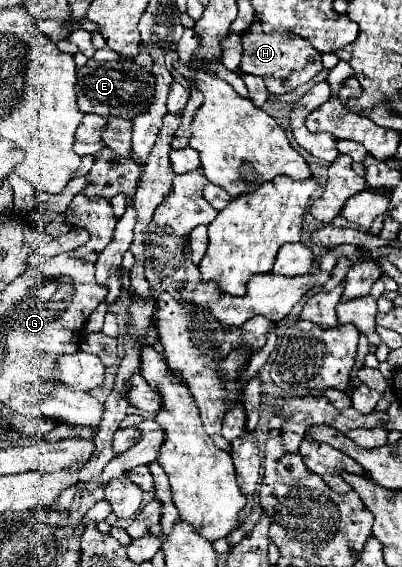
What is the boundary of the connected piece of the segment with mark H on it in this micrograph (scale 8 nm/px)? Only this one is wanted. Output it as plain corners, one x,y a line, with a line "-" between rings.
255,21
241,37
243,43
243,59
241,59
241,71
243,73
251,73
251,75
259,75
265,79
265,85
269,89
269,93
273,95
283,95
287,91
293,91
295,87
311,81
321,69
321,55
319,51
315,51
315,47
295,35
295,33
263,33
259,23

